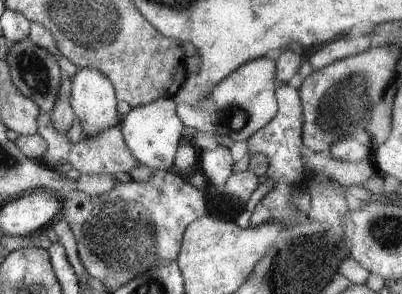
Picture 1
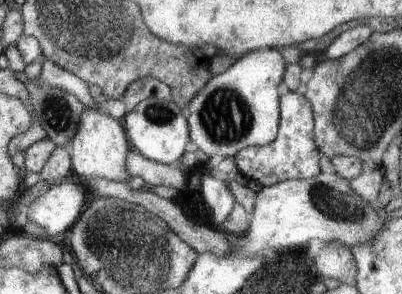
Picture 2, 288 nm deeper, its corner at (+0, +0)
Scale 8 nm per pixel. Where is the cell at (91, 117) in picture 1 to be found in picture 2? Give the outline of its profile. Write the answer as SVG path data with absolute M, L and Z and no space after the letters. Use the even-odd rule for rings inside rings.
M85 110L81 114L79 128L75 136L69 142L69 158L71 158L71 174L77 180L109 180L109 182L119 182L127 184L129 182L129 172L127 172L127 152L131 150L129 140L123 130L123 122L111 118L103 110Z

